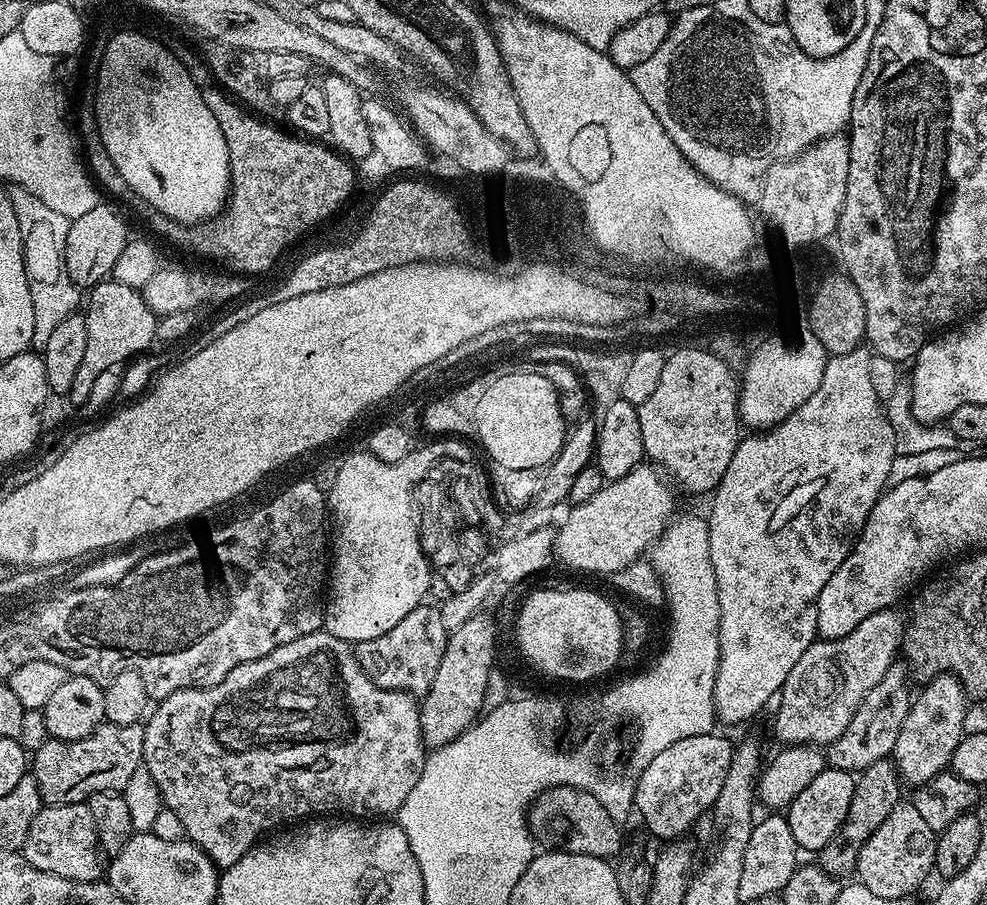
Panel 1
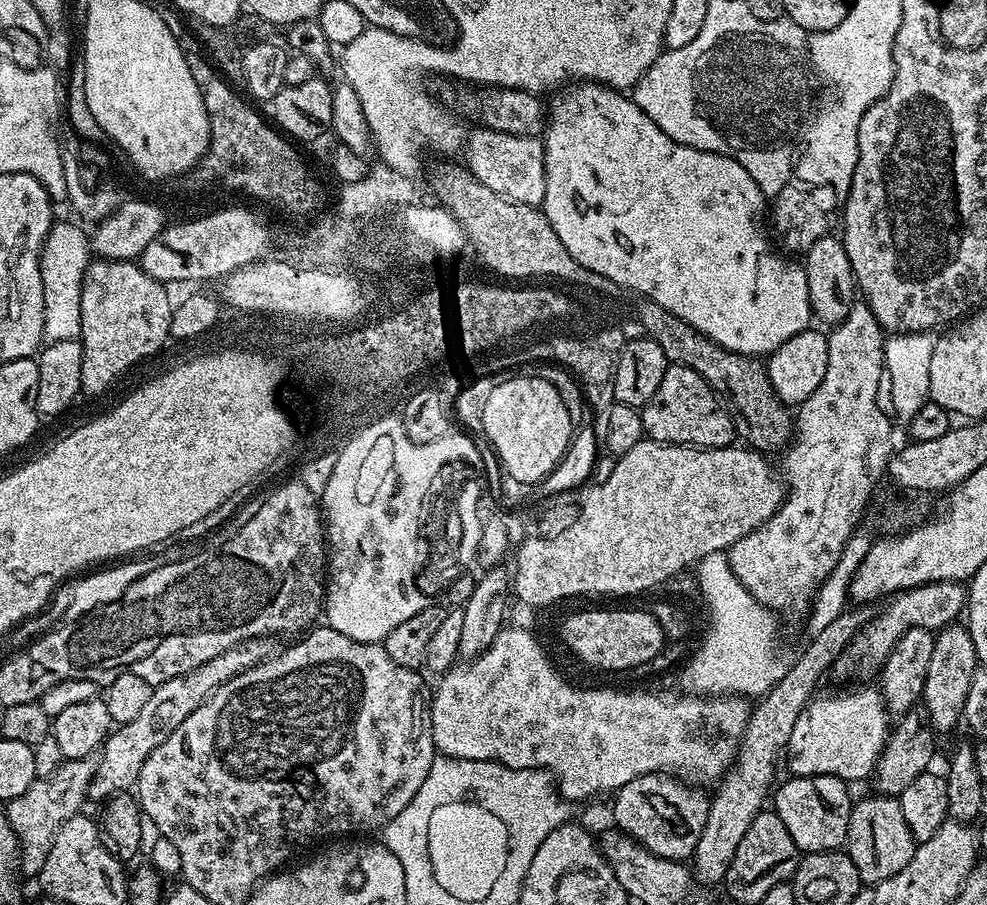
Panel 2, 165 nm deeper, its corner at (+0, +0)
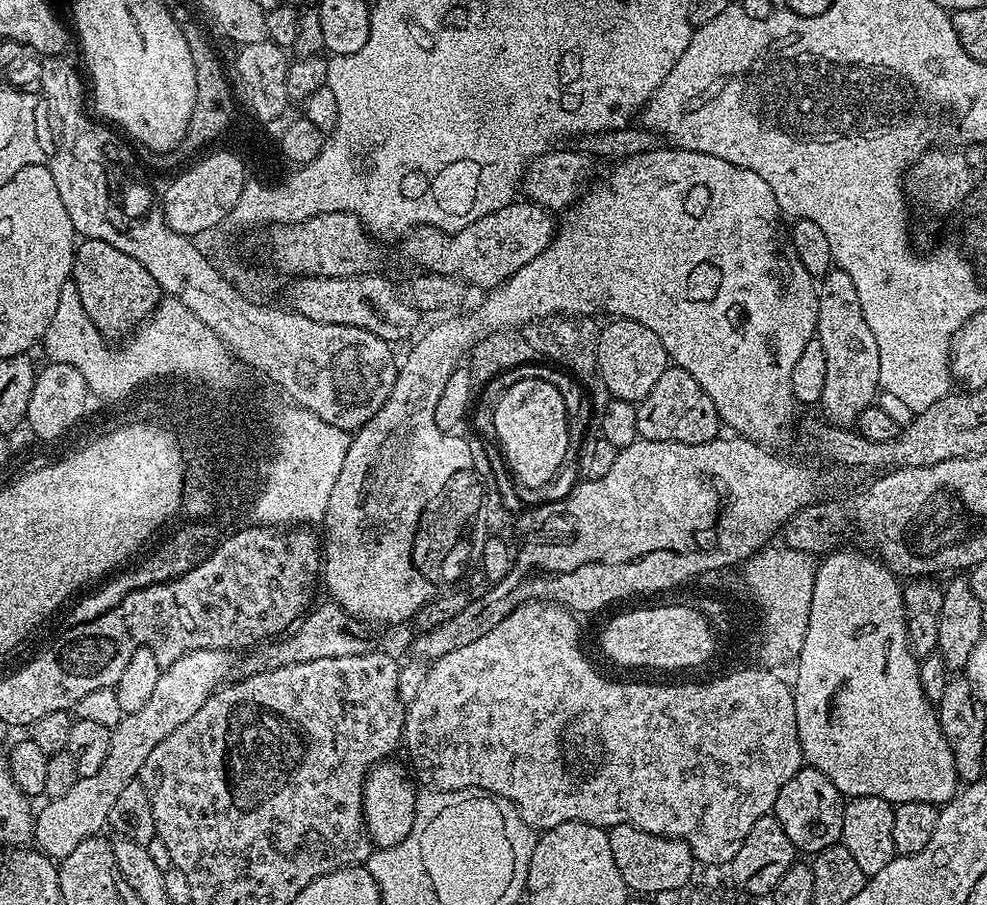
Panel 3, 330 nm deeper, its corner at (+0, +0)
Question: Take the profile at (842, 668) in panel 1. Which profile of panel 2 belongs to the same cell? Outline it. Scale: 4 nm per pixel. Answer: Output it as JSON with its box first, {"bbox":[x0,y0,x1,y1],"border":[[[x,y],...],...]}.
{"bbox":[846,580,968,672],"border":[[[943,580],[942,582],[930,582],[917,588],[909,588],[908,591],[899,593],[886,608],[879,609],[870,621],[848,645],[846,660],[857,664],[862,671],[868,672],[879,669],[888,661],[888,656],[896,649],[898,638],[906,634],[911,628],[930,628],[939,630],[948,624],[957,623],[961,619],[968,602],[967,587],[958,580]]]}

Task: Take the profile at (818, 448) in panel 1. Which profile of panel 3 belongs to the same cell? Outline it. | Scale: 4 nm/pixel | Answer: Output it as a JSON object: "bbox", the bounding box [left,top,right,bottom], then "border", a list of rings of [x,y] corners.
{"bbox":[815,266,880,426],"border":[[[833,266],[818,284],[818,322],[815,339],[822,342],[826,353],[826,383],[819,407],[829,421],[841,426],[853,425],[862,410],[873,407],[880,388],[878,374],[878,342],[866,326],[858,289],[846,270]]]}

